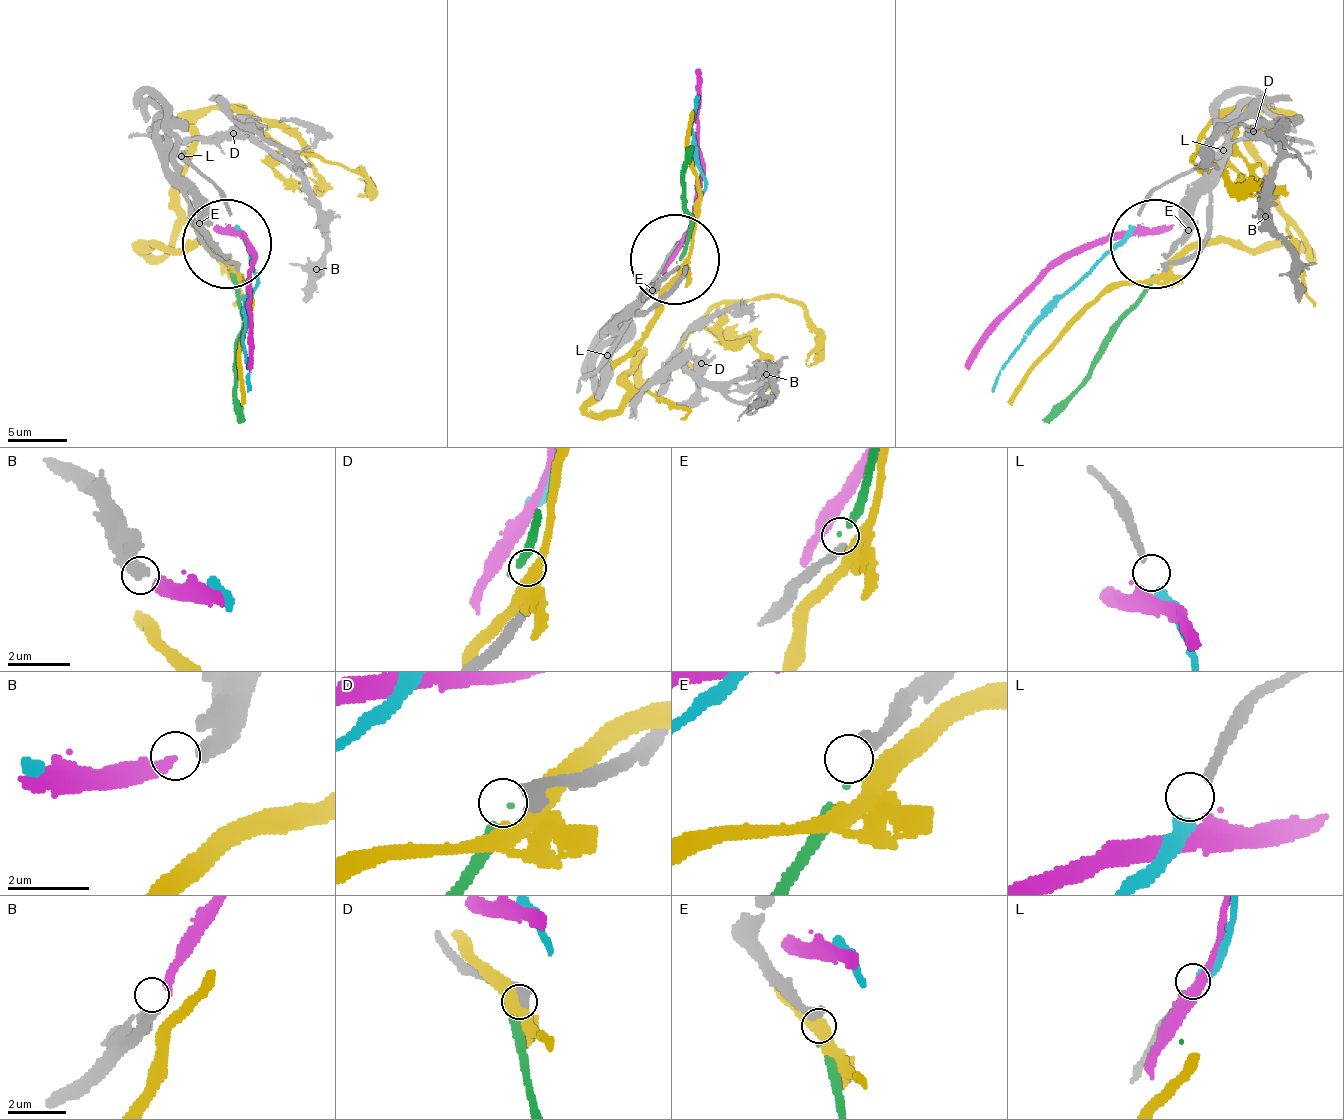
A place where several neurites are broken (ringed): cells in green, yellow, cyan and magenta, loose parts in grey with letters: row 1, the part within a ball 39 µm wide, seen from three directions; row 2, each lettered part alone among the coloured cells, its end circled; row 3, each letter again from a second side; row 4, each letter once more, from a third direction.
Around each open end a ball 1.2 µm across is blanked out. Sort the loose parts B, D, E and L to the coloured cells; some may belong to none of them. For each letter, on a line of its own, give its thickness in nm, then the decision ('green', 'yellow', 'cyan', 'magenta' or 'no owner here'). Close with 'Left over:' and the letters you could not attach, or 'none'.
B: calibre 480 nm; magenta
D: calibre 400 nm; no owner here
E: calibre 280 nm; green
L: calibre 220 nm; cyan
Left over: D

